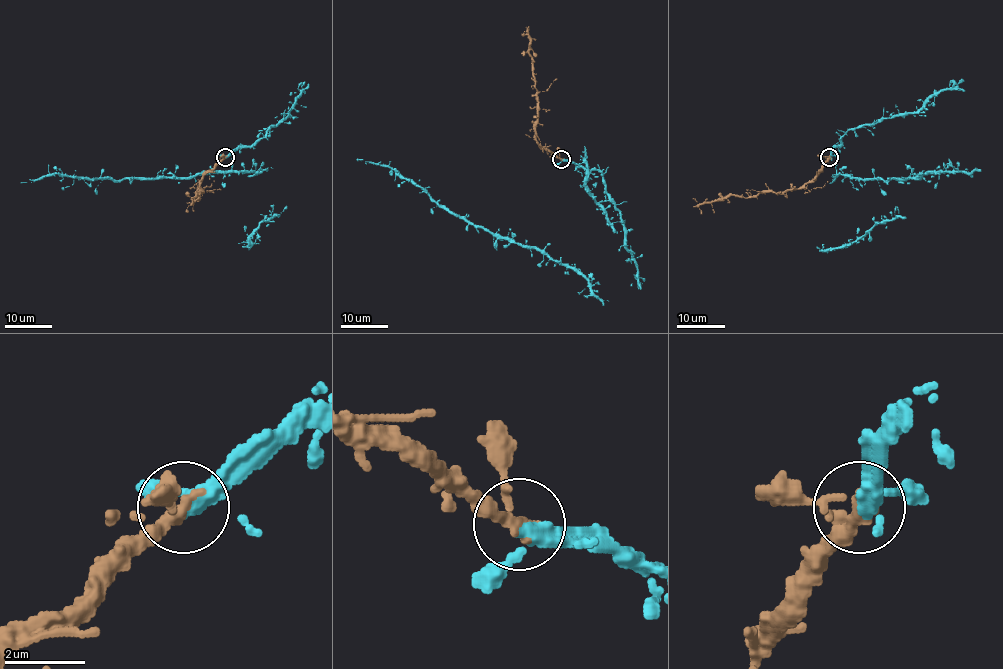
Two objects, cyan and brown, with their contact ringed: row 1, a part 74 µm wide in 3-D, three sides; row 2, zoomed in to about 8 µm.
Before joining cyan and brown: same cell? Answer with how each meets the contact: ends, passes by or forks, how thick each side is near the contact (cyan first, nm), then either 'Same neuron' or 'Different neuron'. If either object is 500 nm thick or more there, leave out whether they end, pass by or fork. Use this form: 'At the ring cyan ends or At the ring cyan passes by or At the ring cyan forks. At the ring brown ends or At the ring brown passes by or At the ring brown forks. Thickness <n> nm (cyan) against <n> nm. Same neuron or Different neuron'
At the ring cyan passes by. At the ring brown passes by. Thickness 320 nm (cyan) against 280 nm. Same neuron

